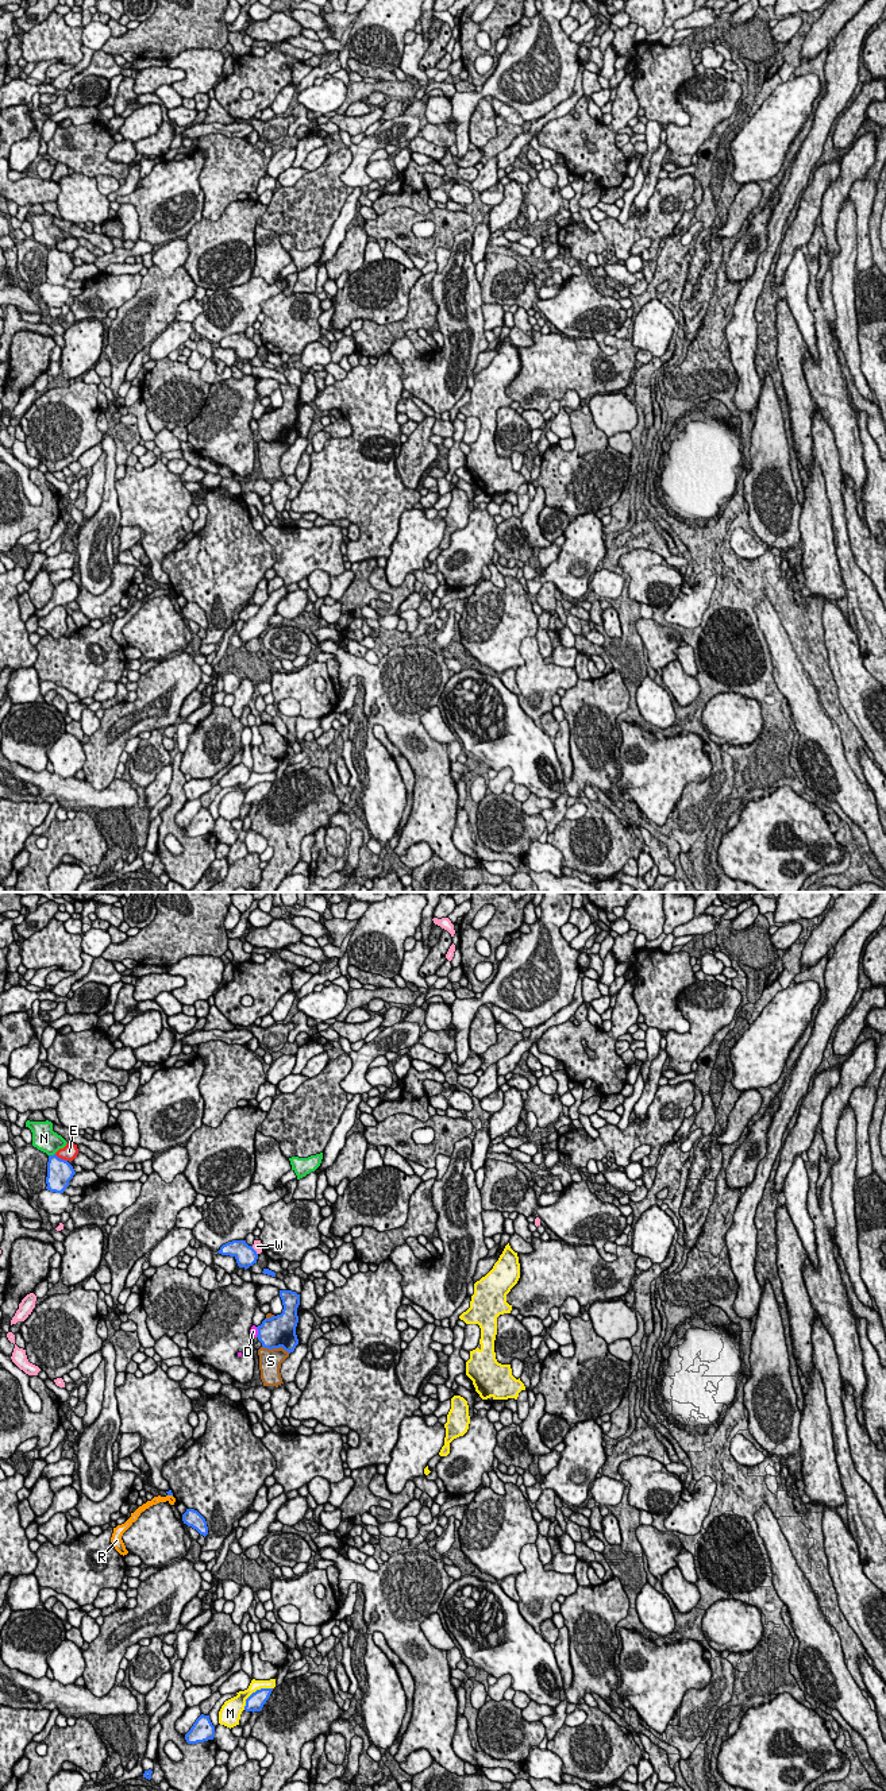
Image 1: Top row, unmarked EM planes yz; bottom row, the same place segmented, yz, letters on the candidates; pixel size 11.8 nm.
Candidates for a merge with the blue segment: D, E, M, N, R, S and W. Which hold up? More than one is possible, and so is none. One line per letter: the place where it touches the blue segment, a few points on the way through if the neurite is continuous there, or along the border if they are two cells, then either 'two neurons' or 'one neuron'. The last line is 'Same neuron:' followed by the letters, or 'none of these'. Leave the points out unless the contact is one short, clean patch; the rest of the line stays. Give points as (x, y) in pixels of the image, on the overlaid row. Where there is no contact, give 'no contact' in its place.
D: meets blue in yz at (258, 1332); two neurons
E: meets blue in yz at (60, 1158); two neurons
M: meets blue in yz at (255, 1691); two neurons
N: meets blue in yz at (51, 1155); two neurons
R: meets blue in yz at (170, 1494); border along yz (168, 1494), (172, 1496); two neurons
S: meets blue in yz at (276, 1347); two neurons
W: meets blue in yz at (254, 1250); two neurons
Same neuron: none of these

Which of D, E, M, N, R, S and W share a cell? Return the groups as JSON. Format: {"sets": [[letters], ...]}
{"sets": [["D"], ["E"], ["M"], ["N"], ["R"], ["S"], ["W"]]}

